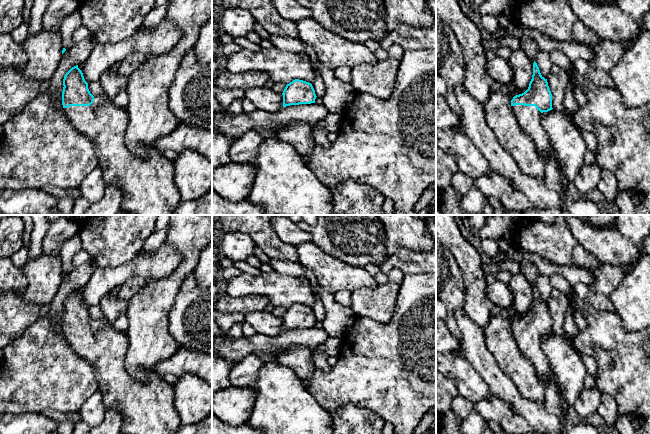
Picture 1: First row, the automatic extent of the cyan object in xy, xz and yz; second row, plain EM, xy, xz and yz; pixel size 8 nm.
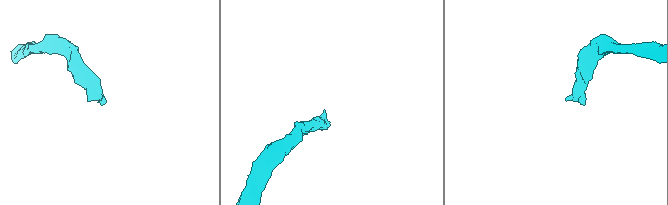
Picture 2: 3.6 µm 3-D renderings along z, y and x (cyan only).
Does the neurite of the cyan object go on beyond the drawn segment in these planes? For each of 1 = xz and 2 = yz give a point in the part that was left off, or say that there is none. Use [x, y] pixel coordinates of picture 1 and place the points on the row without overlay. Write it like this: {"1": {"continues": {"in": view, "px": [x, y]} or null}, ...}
{"1": {"continues": null}, "2": {"continues": {"in": "yz", "px": [529, 342]}}}

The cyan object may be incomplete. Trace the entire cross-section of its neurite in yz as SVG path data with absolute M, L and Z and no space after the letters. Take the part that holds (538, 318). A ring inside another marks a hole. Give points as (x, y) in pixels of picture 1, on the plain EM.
M533 287L533 299L529 307L528 313L519 319L516 319L511 324L512 334L516 340L516 343L522 352L522 354L528 359L528 361L535 367L538 378L544 385L542 378L548 376L550 380L554 383L555 378L552 372L550 363L545 356L542 345L541 338L543 336L548 336L552 334L552 318L548 310L547 303L545 303L539 294L537 287Z

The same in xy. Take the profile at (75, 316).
M78 289L64 300L62 329L71 348L96 370L98 391L103 395L106 410L117 411L122 419L120 434L175 434L181 420L174 406L174 388L162 376L147 371L147 380L134 378L125 368L129 346L126 333L118 332L107 320L93 320Z

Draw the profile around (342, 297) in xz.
M339 291L334 293L334 299L337 303L341 304L342 306L350 307L352 304L351 295L351 291Z

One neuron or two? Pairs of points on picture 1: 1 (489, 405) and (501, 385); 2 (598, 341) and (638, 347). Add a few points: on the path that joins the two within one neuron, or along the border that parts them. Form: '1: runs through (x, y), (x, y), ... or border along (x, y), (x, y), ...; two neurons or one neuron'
1: border along (493, 395), (505, 402); two neurons
2: runs through (608, 343), (612, 347), (628, 347); one neuron

